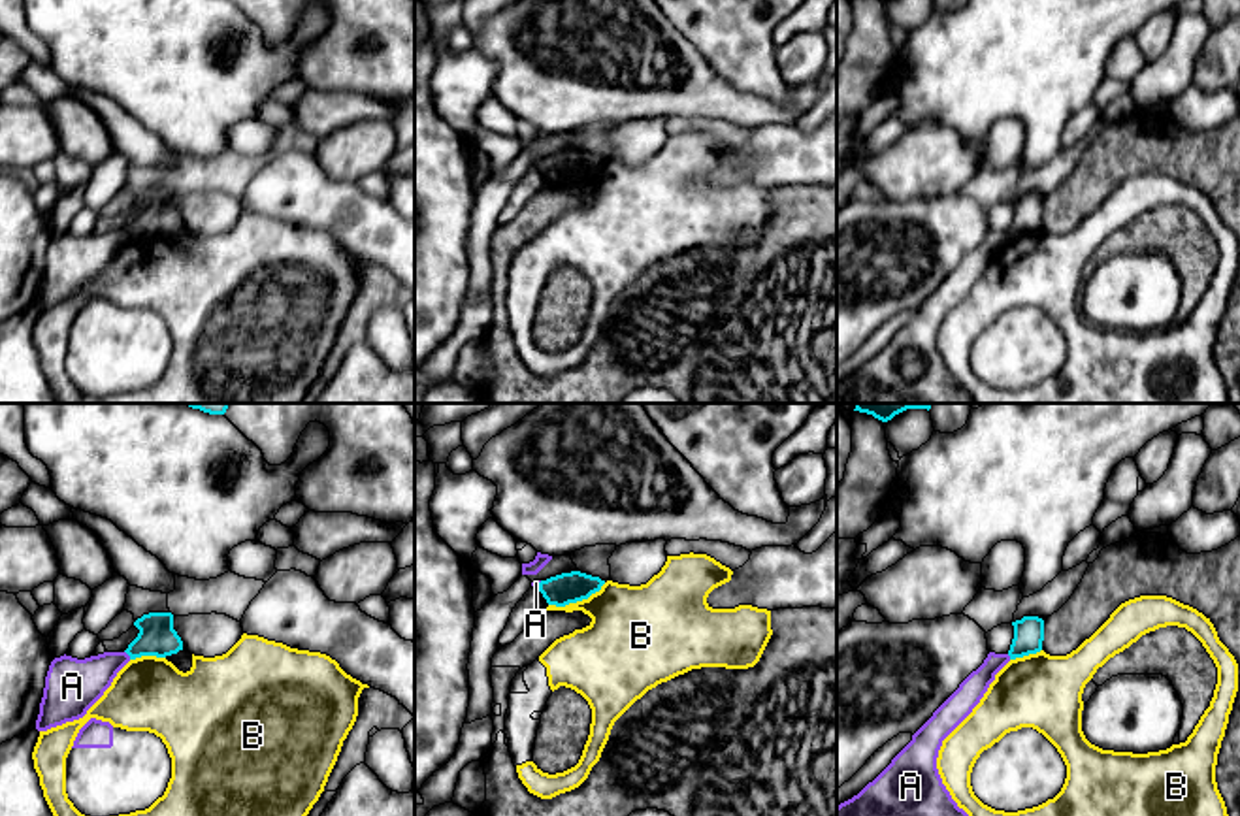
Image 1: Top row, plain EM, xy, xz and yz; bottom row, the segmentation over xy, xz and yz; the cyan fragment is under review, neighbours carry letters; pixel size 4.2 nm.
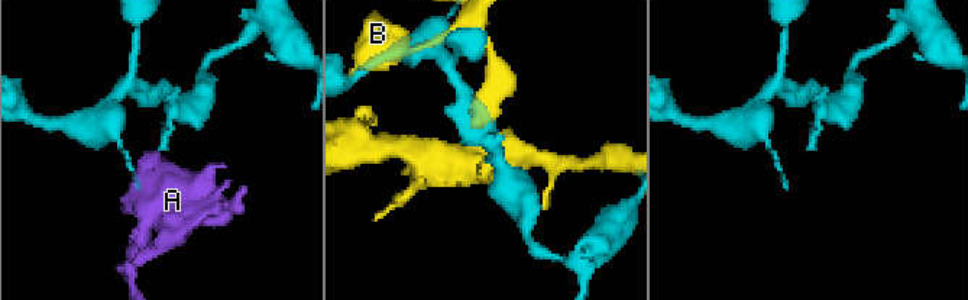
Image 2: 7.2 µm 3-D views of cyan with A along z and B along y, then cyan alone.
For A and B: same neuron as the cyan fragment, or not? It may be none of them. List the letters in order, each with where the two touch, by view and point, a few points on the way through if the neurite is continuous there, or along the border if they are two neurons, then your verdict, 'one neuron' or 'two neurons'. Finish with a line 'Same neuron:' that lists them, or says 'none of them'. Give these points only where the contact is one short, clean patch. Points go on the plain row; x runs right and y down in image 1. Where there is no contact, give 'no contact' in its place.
A: xy (127, 230) | along xy (125, 228), (130, 236) | two neurons
B: xz (577, 178) | two neurons
Same neuron: none of them

